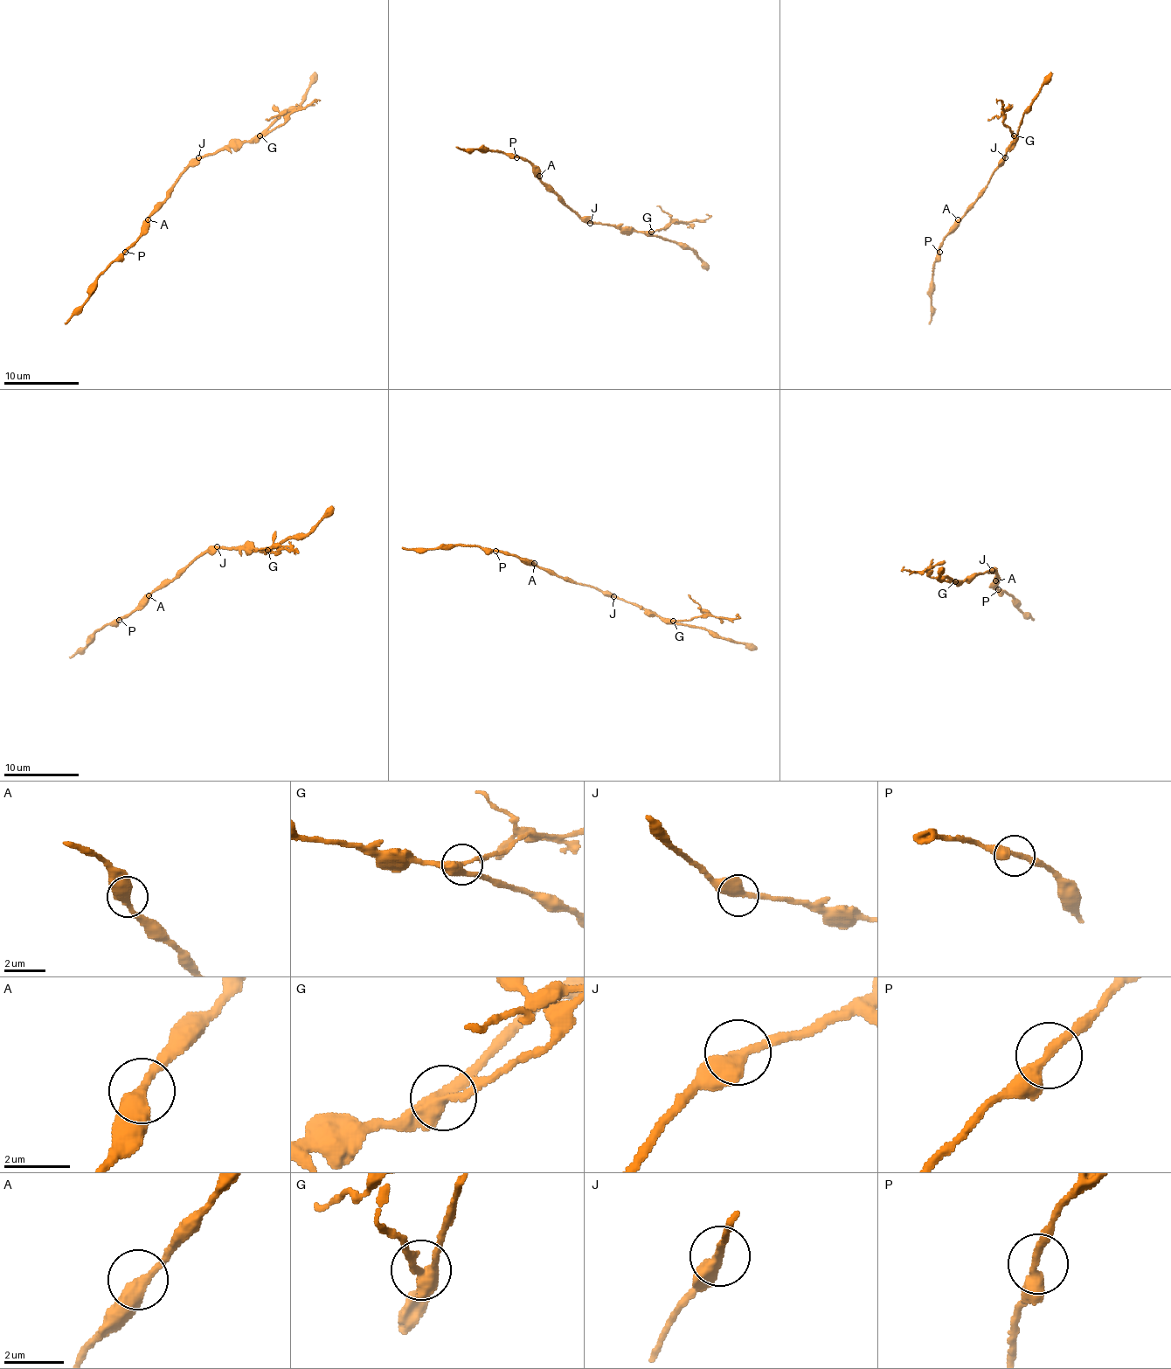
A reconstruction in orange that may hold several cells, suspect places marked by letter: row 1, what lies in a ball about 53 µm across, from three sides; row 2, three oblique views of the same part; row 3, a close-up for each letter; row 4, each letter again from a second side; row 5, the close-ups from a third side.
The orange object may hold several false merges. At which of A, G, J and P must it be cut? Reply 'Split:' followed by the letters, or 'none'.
Split: G

